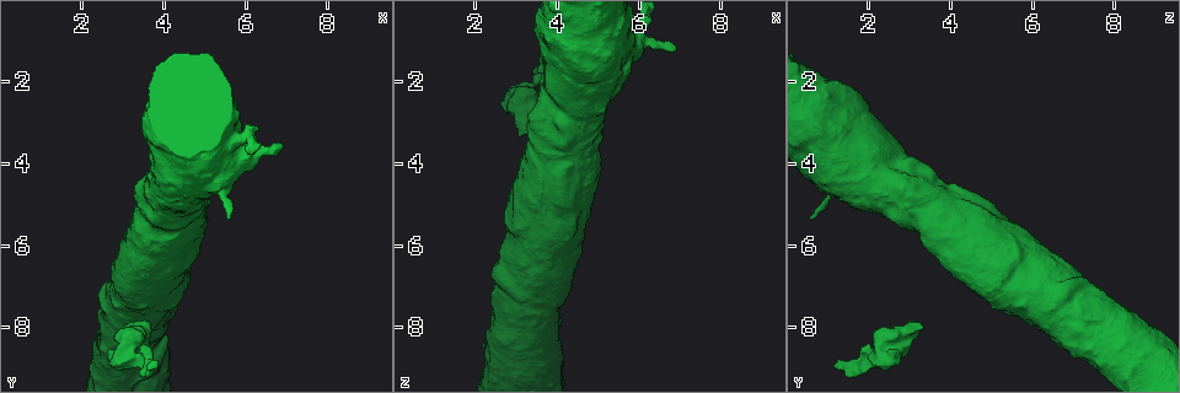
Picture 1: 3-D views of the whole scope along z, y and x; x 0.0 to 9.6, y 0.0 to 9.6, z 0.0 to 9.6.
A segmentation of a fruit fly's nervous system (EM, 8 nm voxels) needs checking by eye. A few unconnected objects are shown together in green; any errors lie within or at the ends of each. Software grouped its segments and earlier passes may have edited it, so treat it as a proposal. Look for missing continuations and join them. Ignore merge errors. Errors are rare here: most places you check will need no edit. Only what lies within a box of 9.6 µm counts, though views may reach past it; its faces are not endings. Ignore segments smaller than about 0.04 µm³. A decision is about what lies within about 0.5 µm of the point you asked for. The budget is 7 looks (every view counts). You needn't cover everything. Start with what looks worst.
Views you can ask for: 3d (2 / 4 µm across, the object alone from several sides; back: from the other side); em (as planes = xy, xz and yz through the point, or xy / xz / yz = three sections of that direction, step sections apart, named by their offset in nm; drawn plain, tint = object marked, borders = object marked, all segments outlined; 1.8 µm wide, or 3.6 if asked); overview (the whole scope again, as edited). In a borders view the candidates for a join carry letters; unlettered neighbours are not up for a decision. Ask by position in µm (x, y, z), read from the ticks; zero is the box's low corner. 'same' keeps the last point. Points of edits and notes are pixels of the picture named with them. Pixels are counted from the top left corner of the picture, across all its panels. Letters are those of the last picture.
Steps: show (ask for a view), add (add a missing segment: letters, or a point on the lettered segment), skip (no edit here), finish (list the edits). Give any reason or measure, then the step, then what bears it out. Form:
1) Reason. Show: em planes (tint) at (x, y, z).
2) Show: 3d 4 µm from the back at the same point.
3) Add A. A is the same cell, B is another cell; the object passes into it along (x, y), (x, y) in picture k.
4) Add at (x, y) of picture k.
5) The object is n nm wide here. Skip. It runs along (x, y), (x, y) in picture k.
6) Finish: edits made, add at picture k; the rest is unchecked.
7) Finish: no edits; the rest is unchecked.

Free end. Show: 3d 2 µm at (3.85, 8.90, 1.20).

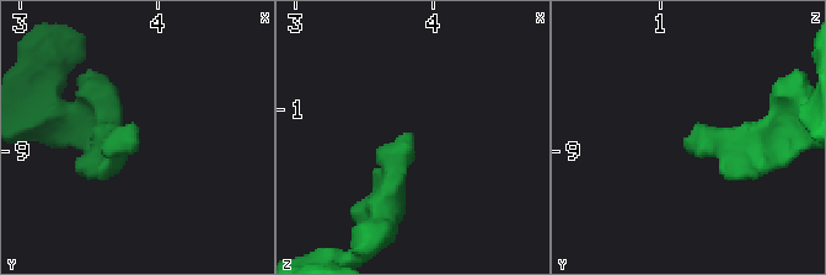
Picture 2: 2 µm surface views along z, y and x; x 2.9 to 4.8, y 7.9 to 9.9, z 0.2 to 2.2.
Show: em planes (borders) at (3.82, 8.94, 1.18).

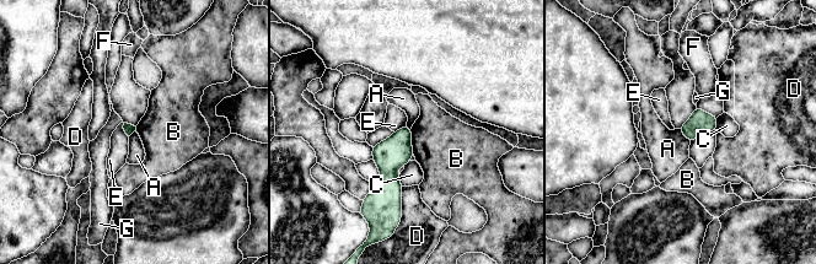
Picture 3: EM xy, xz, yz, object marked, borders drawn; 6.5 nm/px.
The longest contact is with B, 190 nm. Skip. A, B, C, D, E, F and G are other cells; a border runs along (678, 129), (690, 141) in picture 3; none of them fits.

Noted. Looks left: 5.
Branch stops here. Show: em planes (tint) at (6.90, 3.55, 1.25).

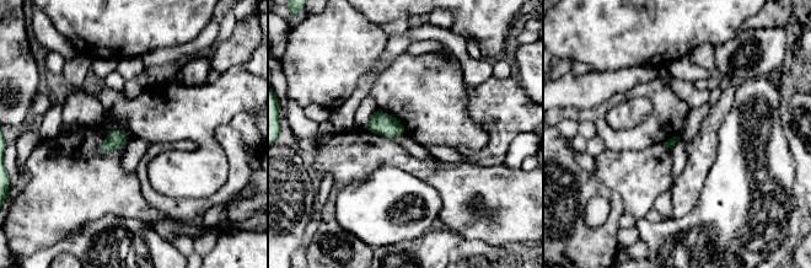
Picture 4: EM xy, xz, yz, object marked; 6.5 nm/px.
Show: em planes (borders) at the same point.

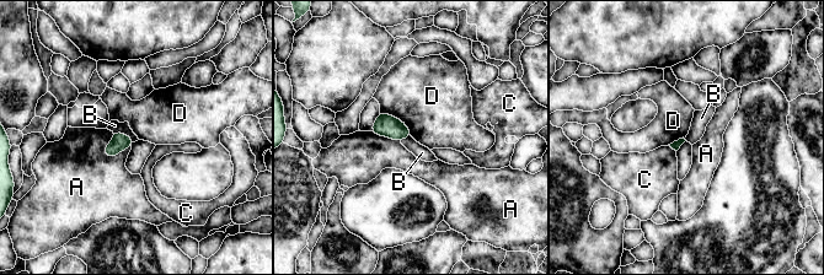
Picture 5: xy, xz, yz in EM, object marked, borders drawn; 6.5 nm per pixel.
The longest contact is with D, 260 nm. Skip. A, B, C and D are other cells; a border runs along (112, 130), (124, 133), (134, 141) in picture 5; none of them fits.

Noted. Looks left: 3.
Show: em 3.6 µm planes (borders) at (5.60, 5.40, 0.55).

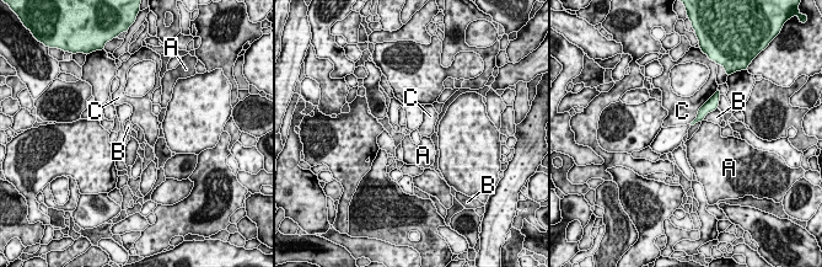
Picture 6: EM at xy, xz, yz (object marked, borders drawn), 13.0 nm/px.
The longest contact is with C, 480 nm. Skip. A, B and C are other cells; a border runs along (718, 108), (709, 112), (703, 119) in picture 6; no lettered segment goes on from it.

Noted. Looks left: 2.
Finish: no edits; the rest is unchecked.

